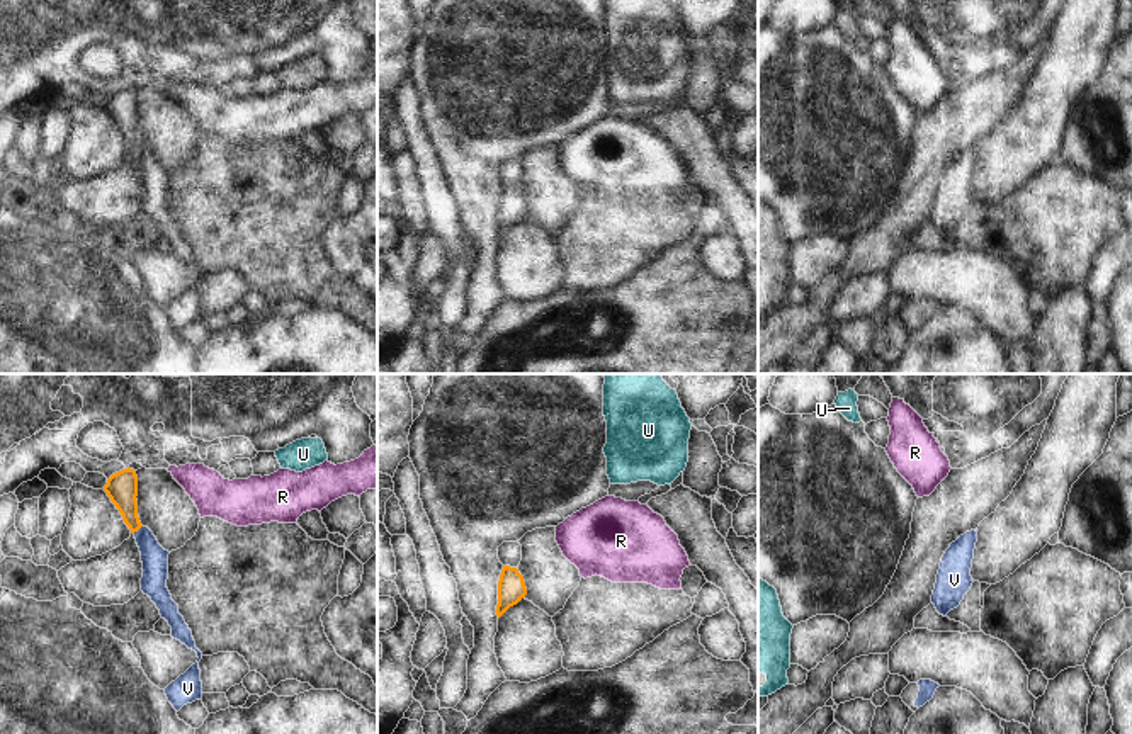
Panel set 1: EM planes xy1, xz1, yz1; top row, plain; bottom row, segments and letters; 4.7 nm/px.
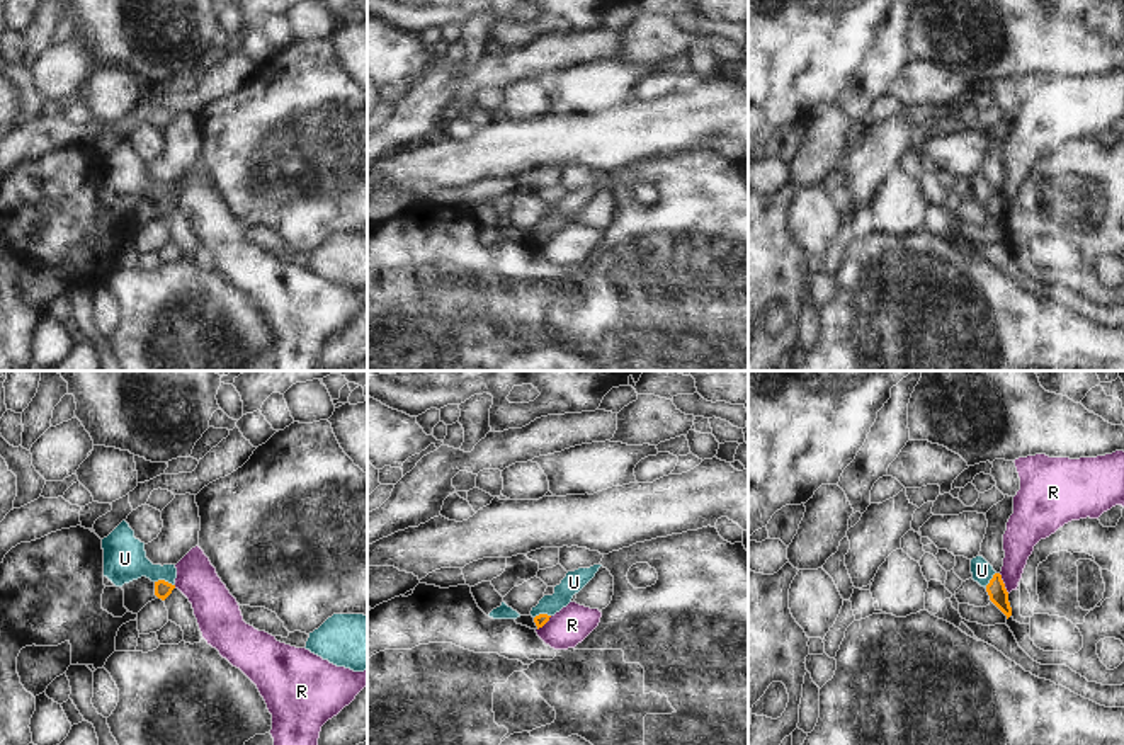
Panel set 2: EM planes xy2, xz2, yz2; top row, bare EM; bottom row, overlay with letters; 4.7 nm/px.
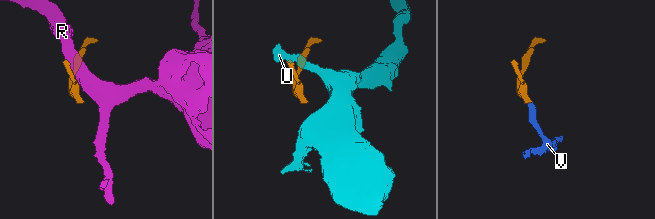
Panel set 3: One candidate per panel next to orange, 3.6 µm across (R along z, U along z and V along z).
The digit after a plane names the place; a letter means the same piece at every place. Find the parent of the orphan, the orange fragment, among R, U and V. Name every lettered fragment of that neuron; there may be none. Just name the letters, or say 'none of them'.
V.

